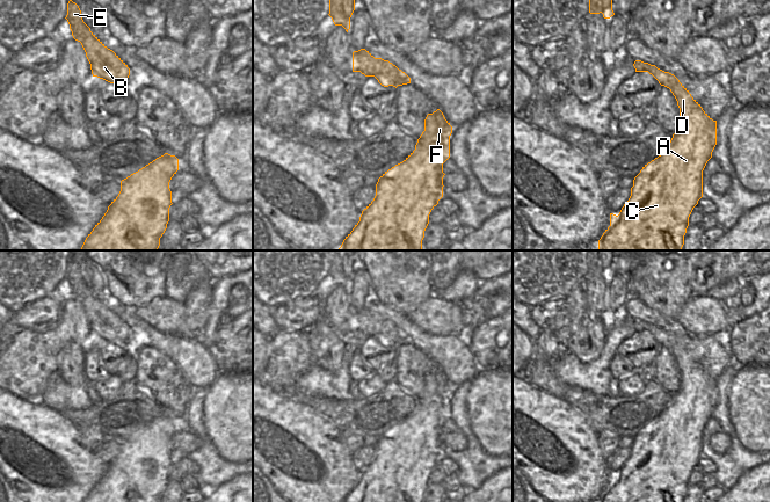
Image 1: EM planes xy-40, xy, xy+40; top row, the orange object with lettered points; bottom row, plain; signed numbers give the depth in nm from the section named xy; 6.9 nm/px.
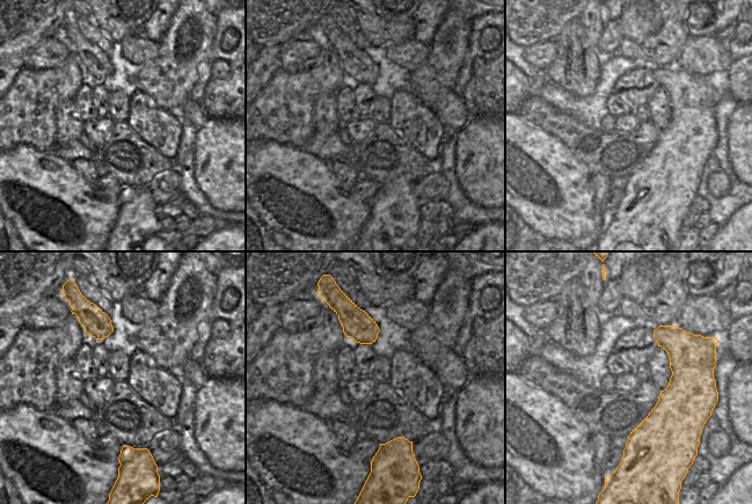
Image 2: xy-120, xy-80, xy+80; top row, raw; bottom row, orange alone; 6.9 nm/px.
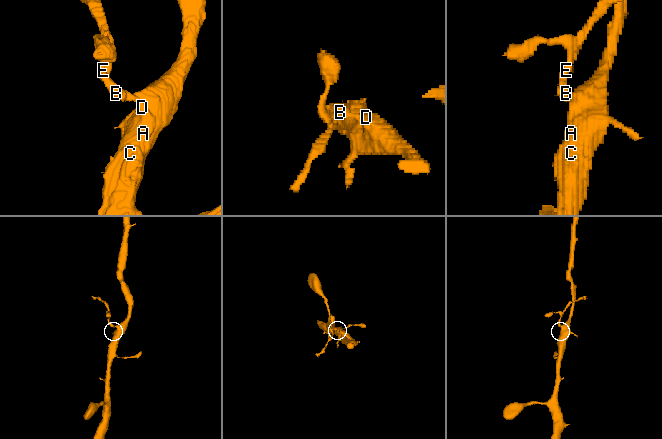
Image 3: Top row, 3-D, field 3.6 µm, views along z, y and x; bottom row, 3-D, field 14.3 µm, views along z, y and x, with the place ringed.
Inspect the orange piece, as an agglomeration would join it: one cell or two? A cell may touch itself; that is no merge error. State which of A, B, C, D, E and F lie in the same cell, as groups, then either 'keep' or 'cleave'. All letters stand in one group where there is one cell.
groups A C D F / B E; cleave

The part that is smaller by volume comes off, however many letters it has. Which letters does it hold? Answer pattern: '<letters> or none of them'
B, E.

